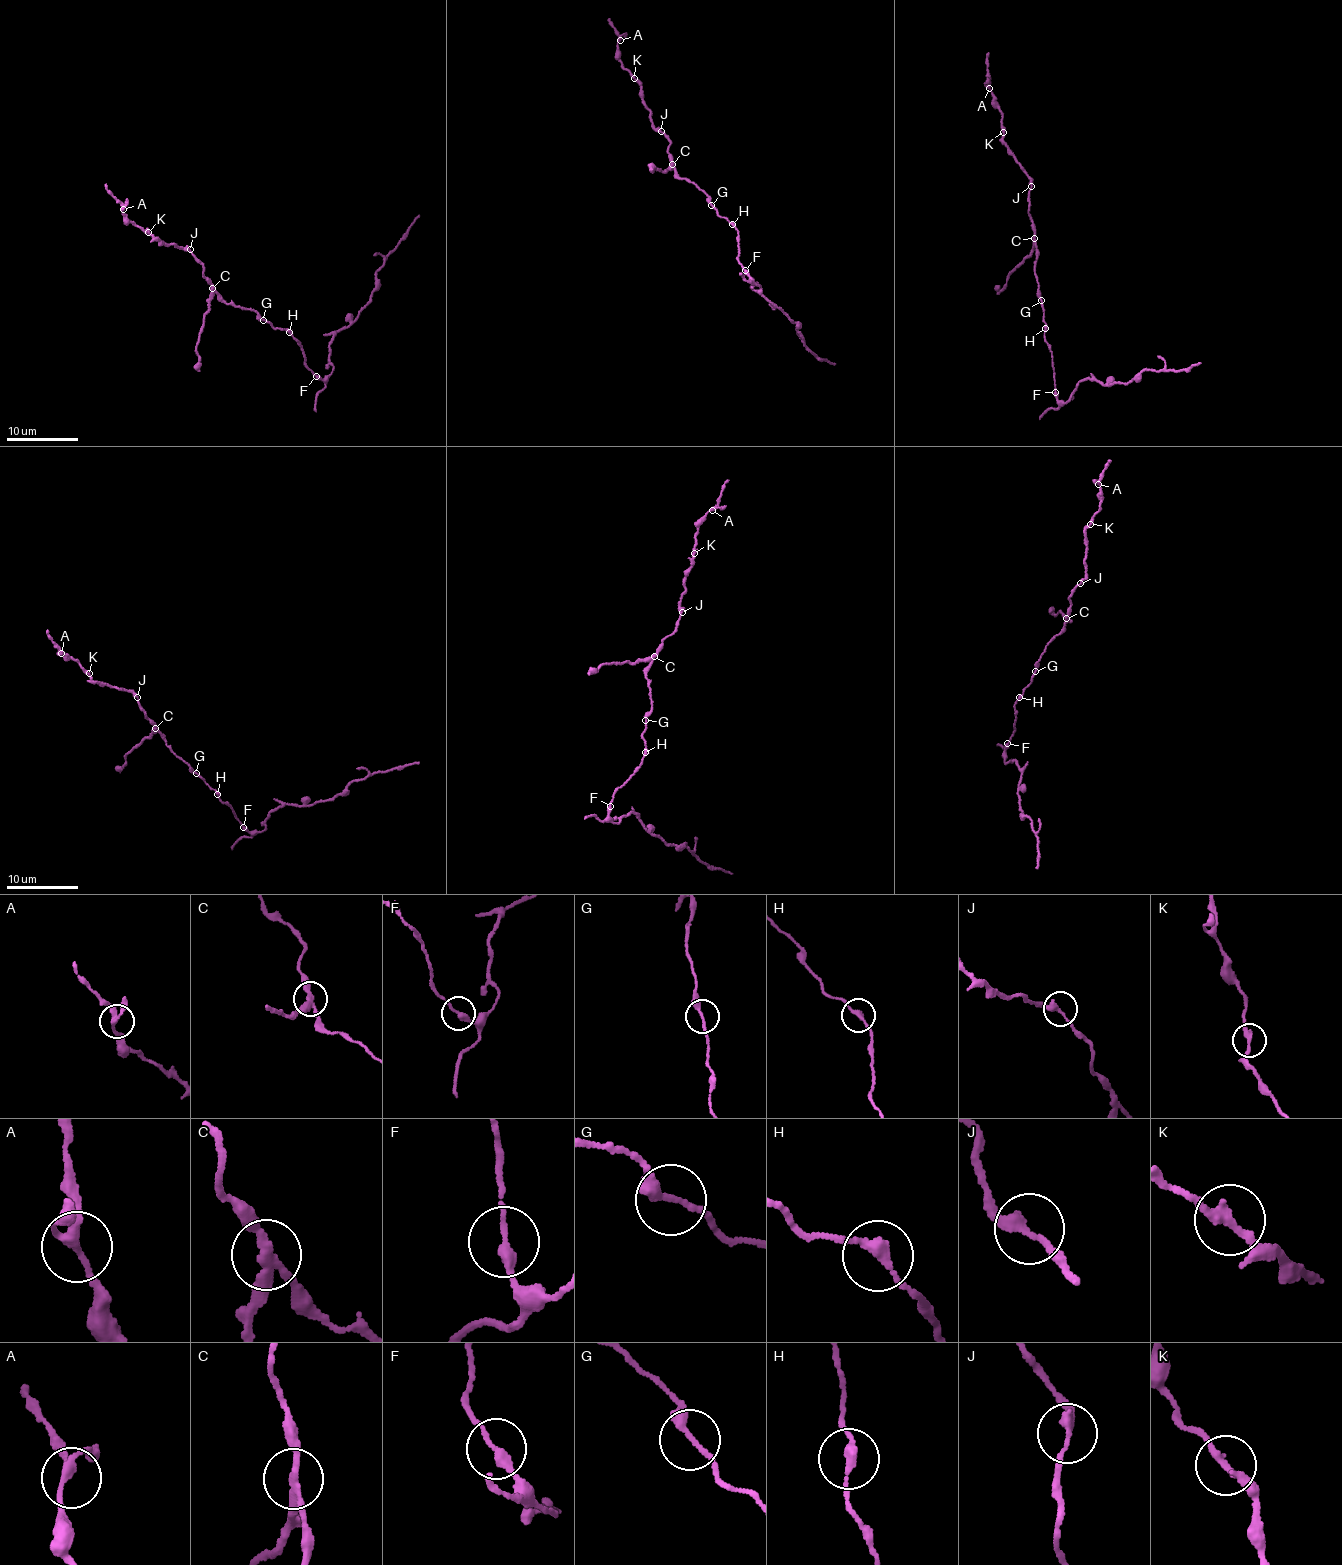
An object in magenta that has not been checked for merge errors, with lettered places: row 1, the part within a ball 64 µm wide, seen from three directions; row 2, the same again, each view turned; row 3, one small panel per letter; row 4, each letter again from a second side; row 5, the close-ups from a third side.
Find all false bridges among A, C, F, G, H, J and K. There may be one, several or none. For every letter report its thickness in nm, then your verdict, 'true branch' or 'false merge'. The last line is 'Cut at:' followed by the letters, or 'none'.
A: 240 nm thick; true branch
C: 240 nm thick; false merge
F: 240 nm thick; false merge
G: 240 nm thick; true branch
H: 240 nm thick; true branch
J: 260 nm thick; true branch
K: 240 nm thick; true branch
Cut at: C, F

